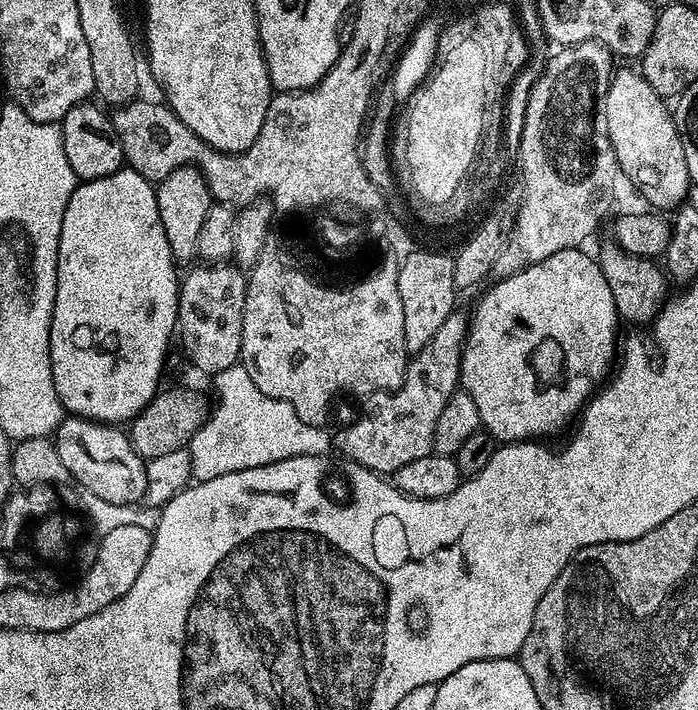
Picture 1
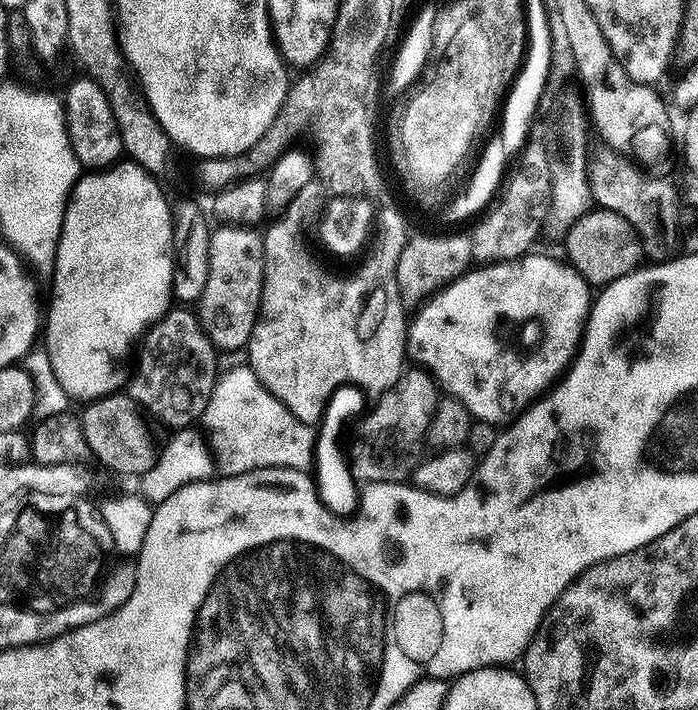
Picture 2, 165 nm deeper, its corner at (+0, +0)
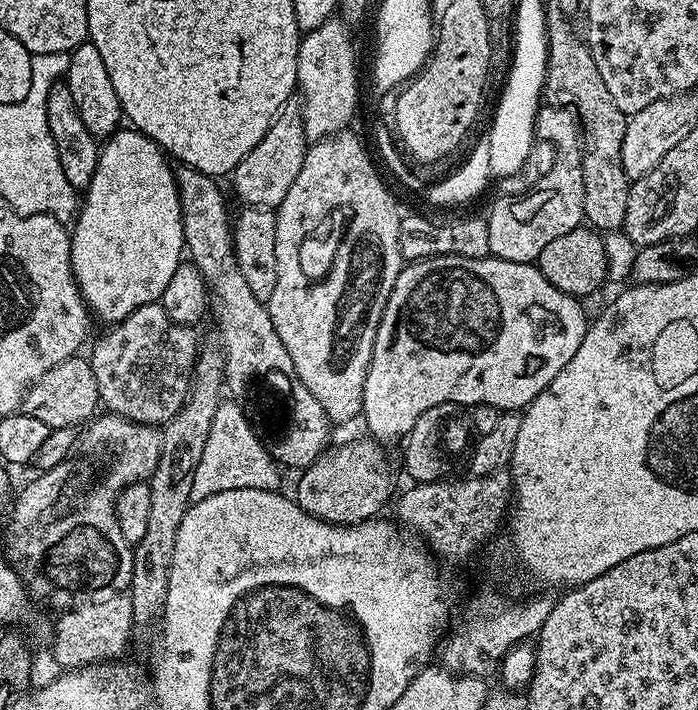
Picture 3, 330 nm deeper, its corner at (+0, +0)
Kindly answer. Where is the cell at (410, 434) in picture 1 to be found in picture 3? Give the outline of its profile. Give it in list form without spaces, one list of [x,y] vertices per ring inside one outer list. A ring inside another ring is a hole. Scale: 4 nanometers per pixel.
[[[367,439],[326,450],[309,468],[299,473],[294,499],[302,510],[328,524],[341,526],[362,524],[383,513],[380,511],[384,503],[393,499],[392,472],[388,469],[387,454],[380,449],[383,447],[375,439]]]

